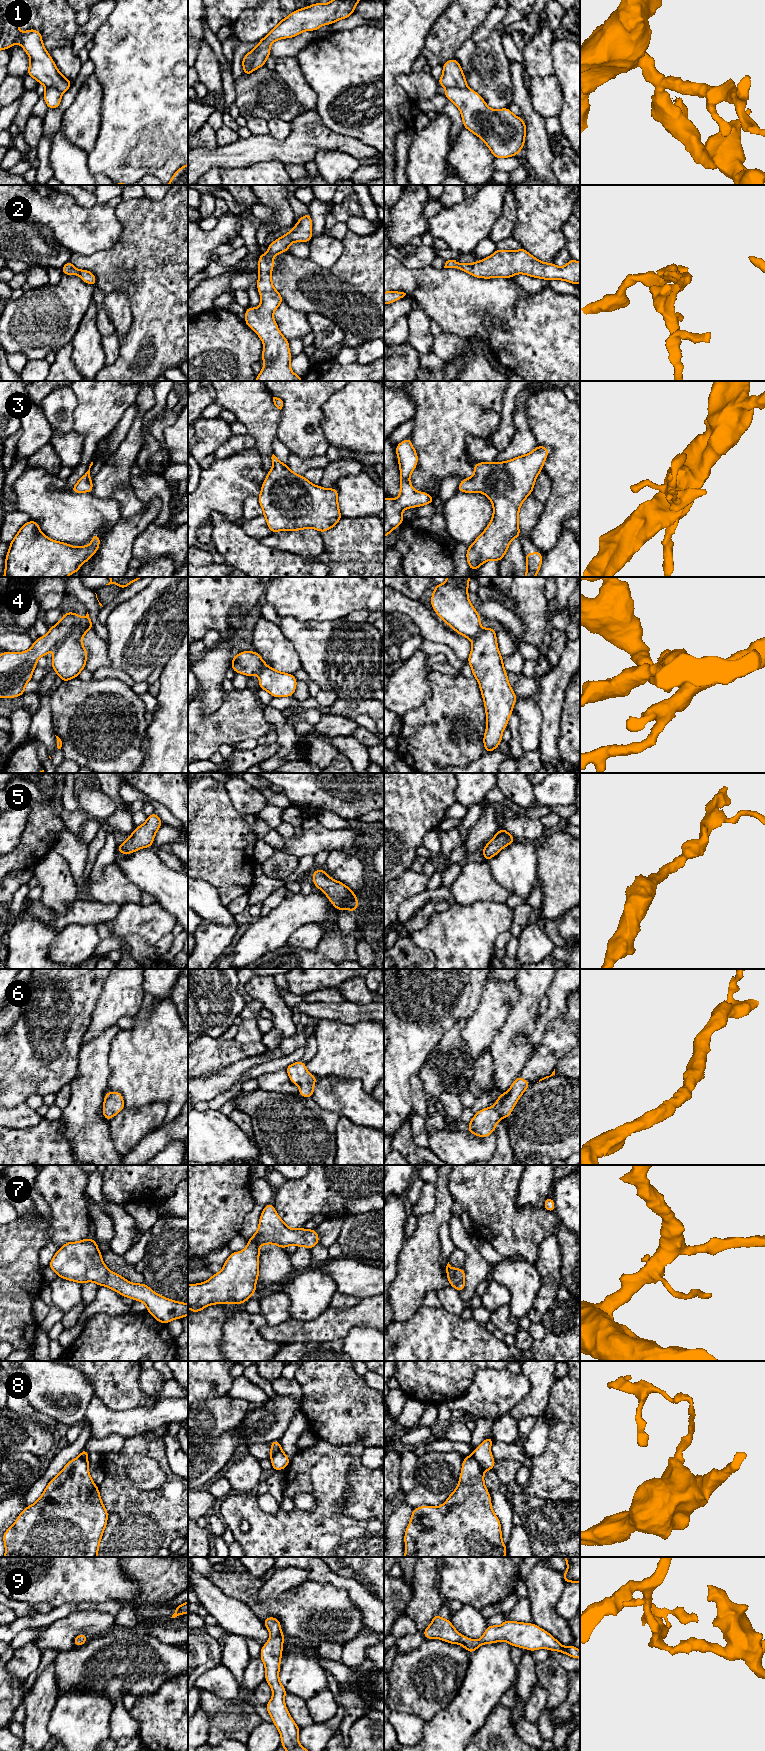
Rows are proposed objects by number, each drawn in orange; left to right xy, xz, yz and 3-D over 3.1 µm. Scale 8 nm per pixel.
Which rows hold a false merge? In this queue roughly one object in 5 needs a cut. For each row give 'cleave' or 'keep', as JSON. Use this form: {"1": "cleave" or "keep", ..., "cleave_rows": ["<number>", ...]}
{"1": "cleave", "2": "keep", "3": "keep", "4": "cleave", "5": "keep", "6": "keep", "7": "keep", "8": "cleave", "9": "keep", "cleave_rows": ["1", "4", "8"]}

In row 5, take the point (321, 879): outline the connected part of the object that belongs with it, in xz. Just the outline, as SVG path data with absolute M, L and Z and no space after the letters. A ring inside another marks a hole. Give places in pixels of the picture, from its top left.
M321 868L312 873L313 885L318 887L334 905L337 911L347 909L354 912L359 902L354 892L340 881L334 880Z

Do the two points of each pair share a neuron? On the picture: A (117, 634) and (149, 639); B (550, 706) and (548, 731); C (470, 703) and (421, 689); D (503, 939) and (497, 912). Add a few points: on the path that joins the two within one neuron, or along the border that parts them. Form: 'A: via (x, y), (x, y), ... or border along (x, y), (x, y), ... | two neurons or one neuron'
A: via (125, 634), (141, 634) | one neuron
B: via (551, 712), (551, 725) | one neuron
C: border along (430, 673), (430, 695), (414, 709) | two neurons
D: border along (508, 930), (497, 936), (493, 946) | two neurons

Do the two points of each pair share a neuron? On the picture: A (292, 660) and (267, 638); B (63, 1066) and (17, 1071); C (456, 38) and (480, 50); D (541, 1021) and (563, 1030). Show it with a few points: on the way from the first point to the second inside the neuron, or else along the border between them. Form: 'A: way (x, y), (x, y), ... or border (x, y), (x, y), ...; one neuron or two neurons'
A: way (286, 657), (273, 644); one neuron
B: way (52, 1066), (28, 1066); one neuron
C: border (470, 36), (453, 57); two neurons
D: border (566, 1009), (563, 1017), (548, 1025), (537, 1045); two neurons

